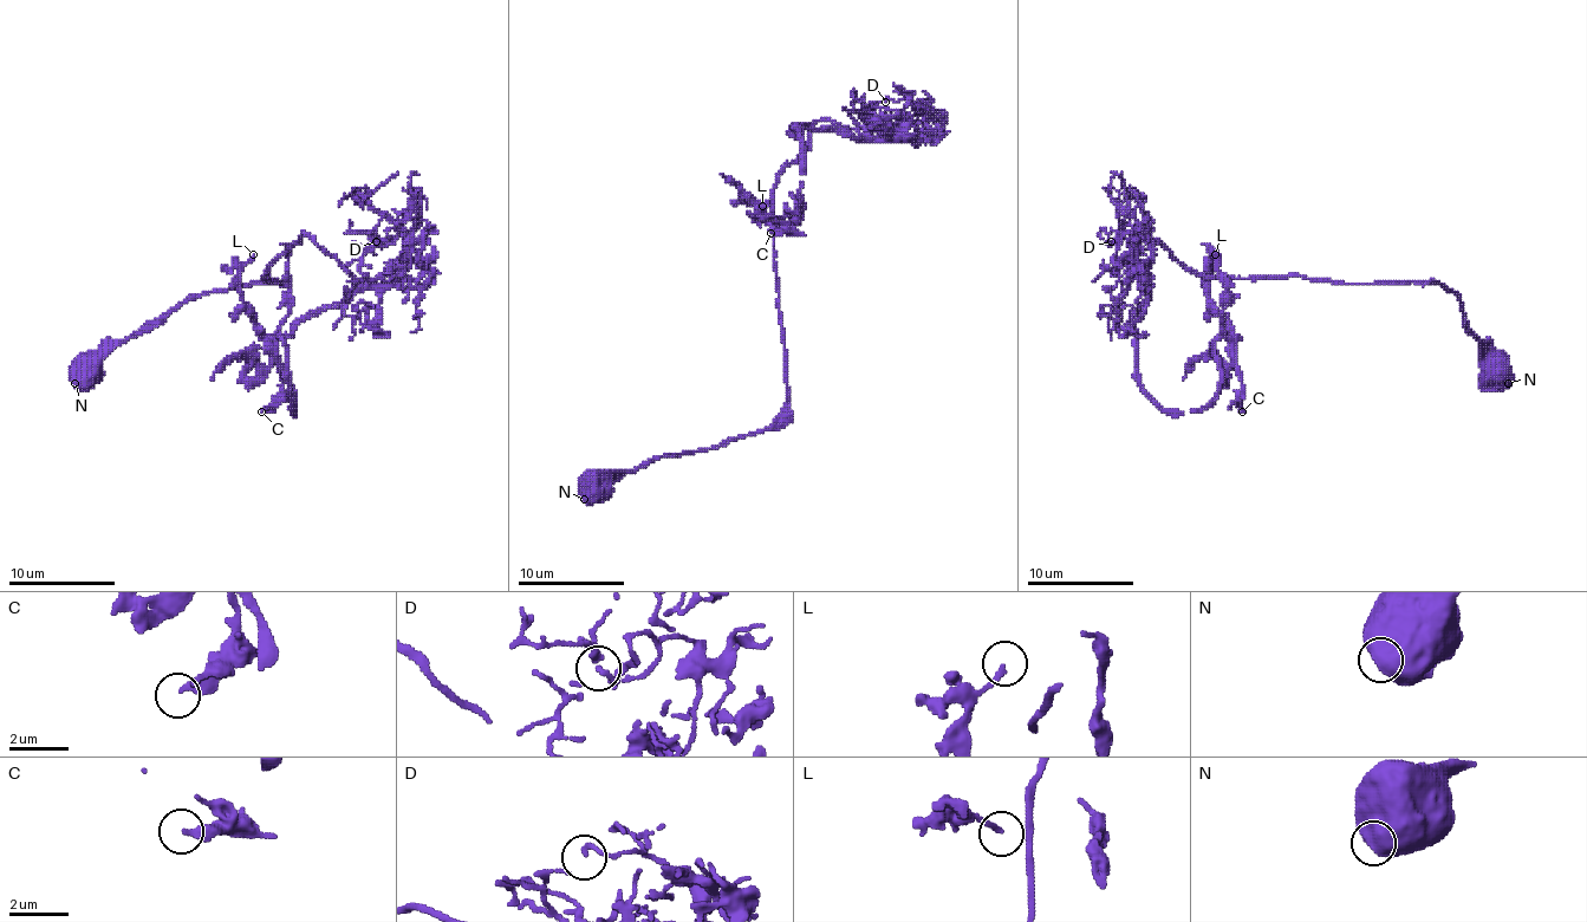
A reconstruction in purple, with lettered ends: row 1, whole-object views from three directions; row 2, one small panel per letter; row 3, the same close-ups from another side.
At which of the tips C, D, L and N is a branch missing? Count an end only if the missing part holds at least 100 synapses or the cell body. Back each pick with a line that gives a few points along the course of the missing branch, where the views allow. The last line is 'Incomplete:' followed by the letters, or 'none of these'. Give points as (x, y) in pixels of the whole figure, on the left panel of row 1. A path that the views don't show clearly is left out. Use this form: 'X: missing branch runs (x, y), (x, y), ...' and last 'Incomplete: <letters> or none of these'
Incomplete: none of these

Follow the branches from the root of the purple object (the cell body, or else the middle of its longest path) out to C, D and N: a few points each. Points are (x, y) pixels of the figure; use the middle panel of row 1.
C: (800, 153), (819, 121), (862, 136), (792, 129), (802, 144), (800, 208), (787, 206), (792, 233), (771, 233)
D: (800, 153), (819, 121), (856, 129), (866, 140), (921, 142), (938, 131), (938, 123), (917, 104), (885, 102)
N: (800, 153), (773, 190), (787, 409), (762, 430), (709, 448), (654, 456), (632, 473), (613, 475), (584, 499)

